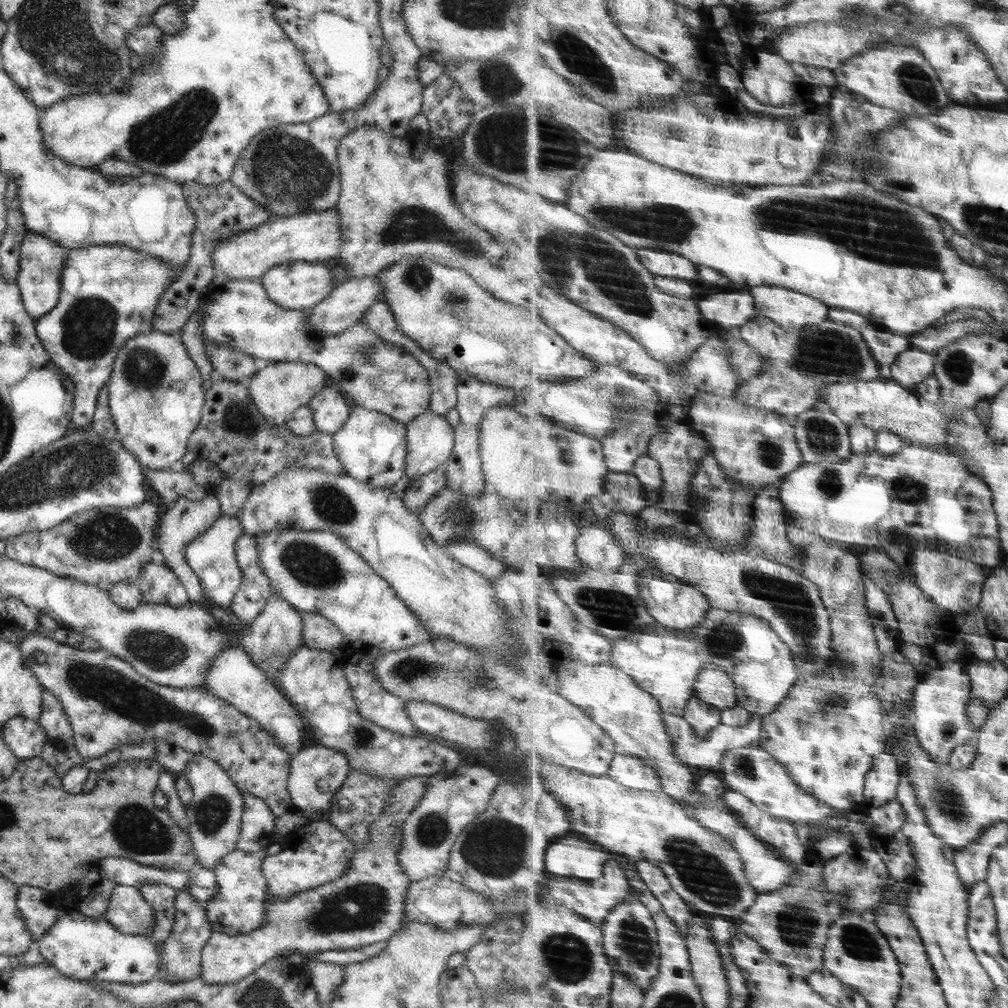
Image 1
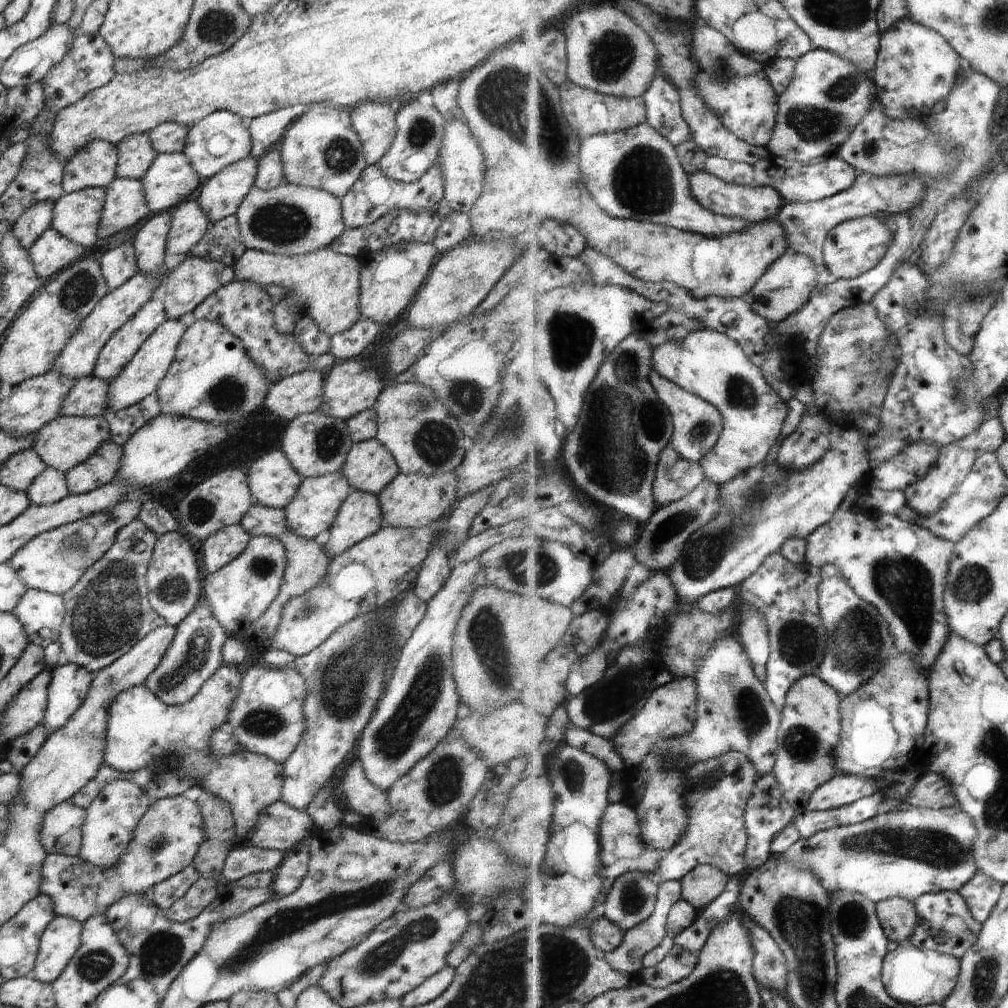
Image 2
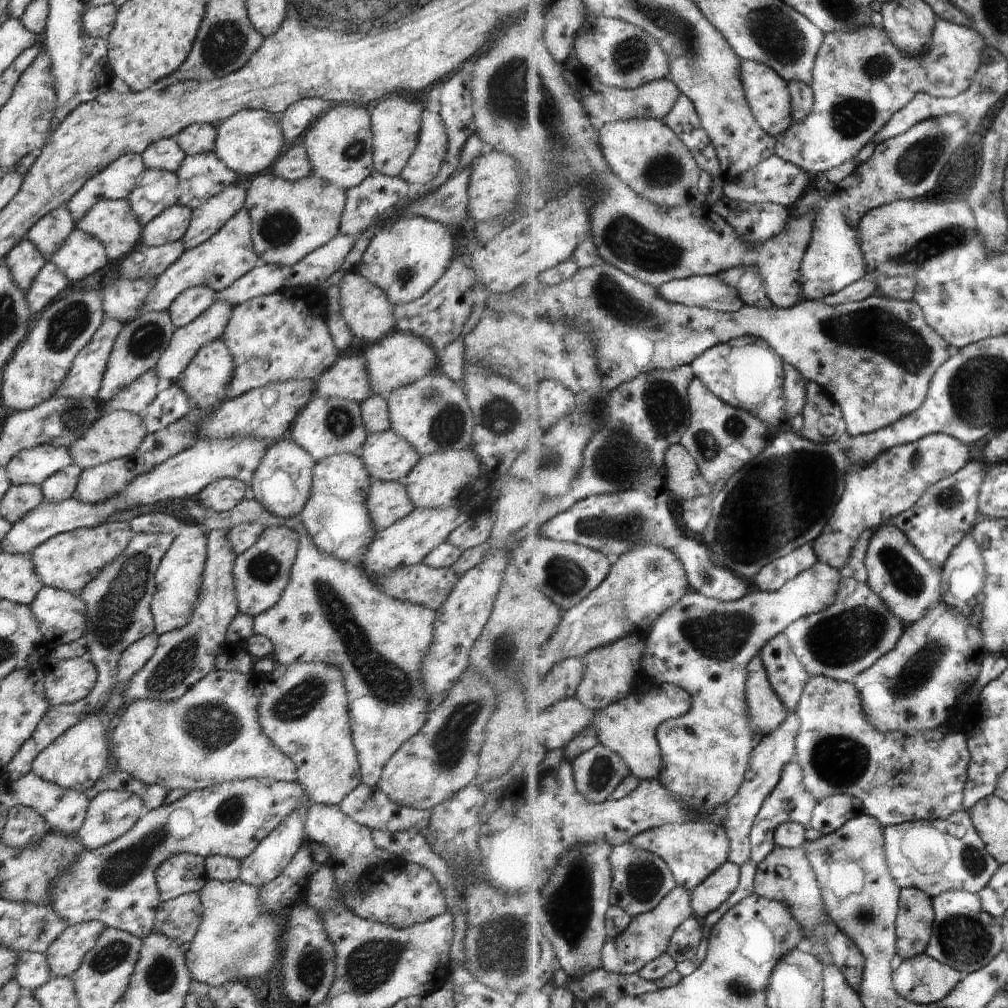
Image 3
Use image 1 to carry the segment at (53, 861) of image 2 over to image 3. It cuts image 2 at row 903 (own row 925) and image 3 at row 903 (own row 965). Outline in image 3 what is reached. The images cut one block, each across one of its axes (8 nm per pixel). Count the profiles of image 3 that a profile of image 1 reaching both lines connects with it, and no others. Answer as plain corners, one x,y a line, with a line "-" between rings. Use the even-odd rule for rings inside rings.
263,778
244,779
214,785
207,789
187,791
177,801
164,803
157,809
149,810
126,834
114,842
97,849
82,849
70,862
70,869
65,869
50,882
49,906
67,927
96,921
104,928
112,927
143,939
152,930
154,913
160,902
154,871
166,859
184,853
203,858
220,855
240,862
287,814
305,801
309,800
305,798
305,792
296,780
281,783

